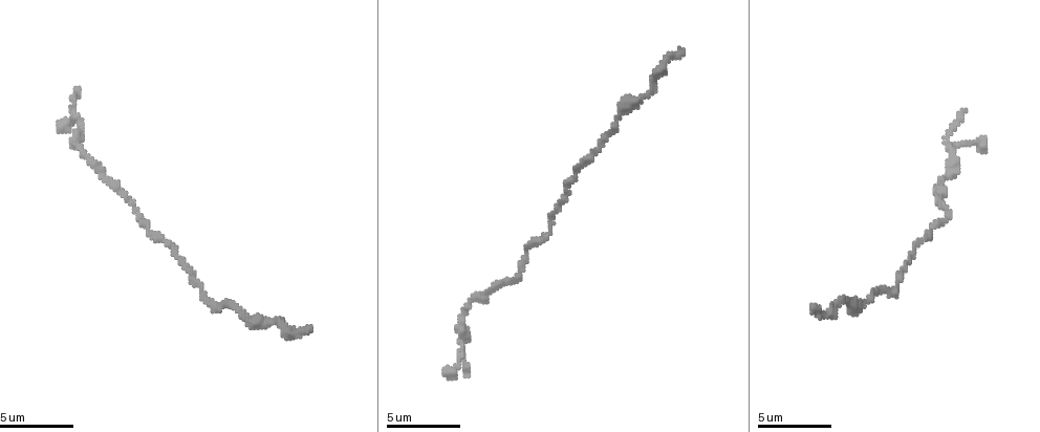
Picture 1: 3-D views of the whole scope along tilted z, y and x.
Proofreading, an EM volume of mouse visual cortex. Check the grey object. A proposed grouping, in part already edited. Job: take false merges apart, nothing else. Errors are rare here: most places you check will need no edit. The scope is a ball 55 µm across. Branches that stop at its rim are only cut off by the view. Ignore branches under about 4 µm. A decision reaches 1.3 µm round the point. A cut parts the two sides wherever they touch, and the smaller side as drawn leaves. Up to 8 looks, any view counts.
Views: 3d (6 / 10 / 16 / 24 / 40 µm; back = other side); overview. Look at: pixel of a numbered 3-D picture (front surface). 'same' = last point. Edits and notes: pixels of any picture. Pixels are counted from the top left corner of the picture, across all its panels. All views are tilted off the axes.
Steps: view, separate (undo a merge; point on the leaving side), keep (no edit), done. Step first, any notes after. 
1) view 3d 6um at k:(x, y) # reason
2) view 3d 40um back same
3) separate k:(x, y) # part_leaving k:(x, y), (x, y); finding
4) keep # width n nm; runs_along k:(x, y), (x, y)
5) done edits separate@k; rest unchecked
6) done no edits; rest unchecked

view 3d 10um at 1:(615, 125) # sudden change in width

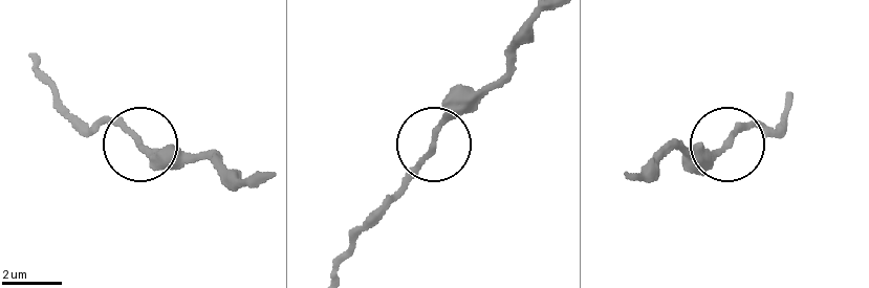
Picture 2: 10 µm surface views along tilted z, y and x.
view 3d 10um back at 2:(433, 142) # from behind

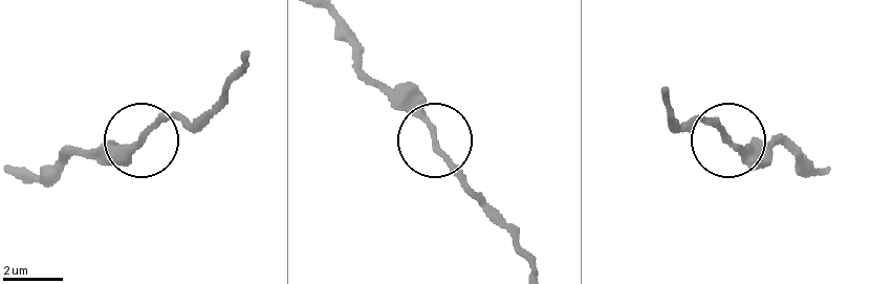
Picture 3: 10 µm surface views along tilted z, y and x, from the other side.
keep # one neuron here

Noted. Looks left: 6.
view 3d 16um at 1:(518, 277) # sudden change in width

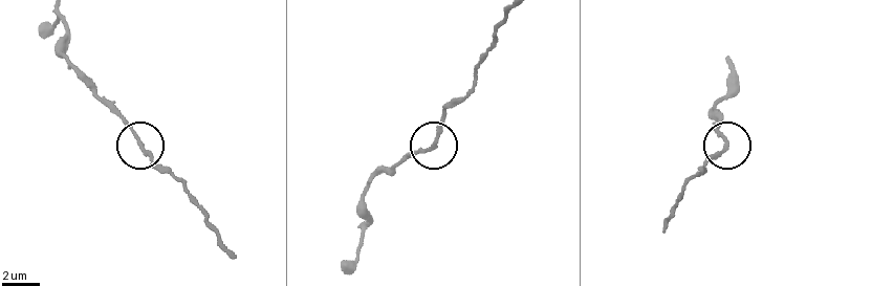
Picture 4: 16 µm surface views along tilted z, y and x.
view 3d 6um at 4:(141, 145) # closer look

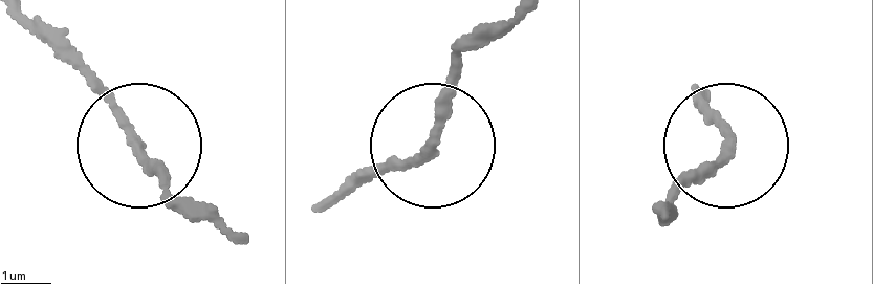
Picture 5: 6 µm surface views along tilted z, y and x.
keep # runs_along 5:(213, 218), (31, 37); continuous, no second neuron

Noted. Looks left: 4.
view 3d 10um at 1:(549, 233)

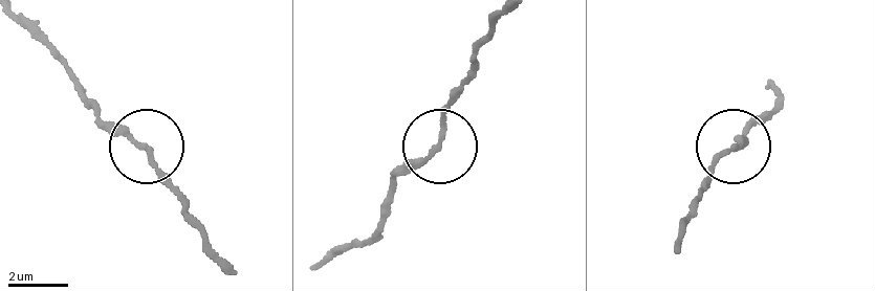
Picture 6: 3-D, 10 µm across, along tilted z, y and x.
keep # runs_along 6:(441, 140), (453, 91); continuous, no second neuron

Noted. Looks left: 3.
view 3d 16um at 1:(468, 303) # thin neck

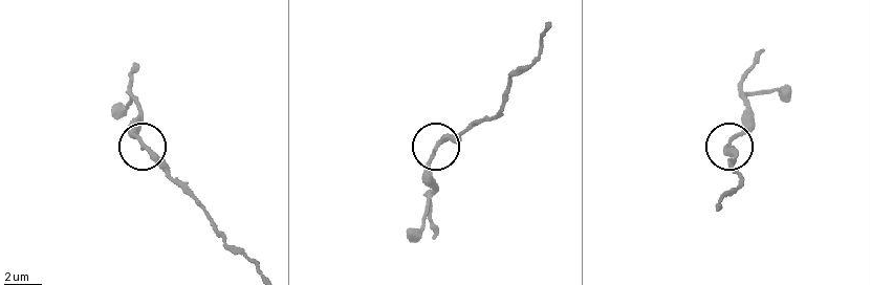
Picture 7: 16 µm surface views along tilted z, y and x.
view 3d 16um back at 7:(436, 148)

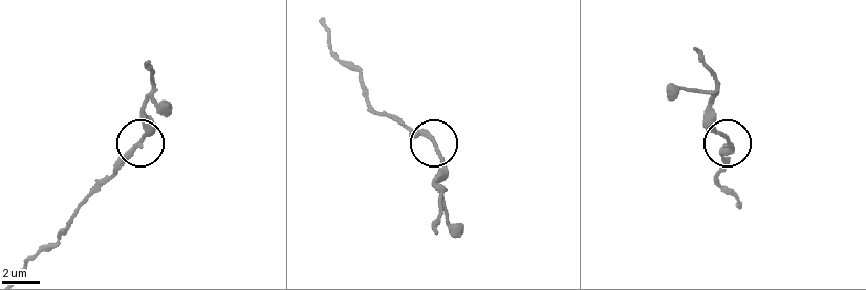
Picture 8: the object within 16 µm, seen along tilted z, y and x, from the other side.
keep # width 200 nm; runs_along 8:(739, 202), (718, 180), (727, 142), (705, 123); one neuron here

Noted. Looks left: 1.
done no edits; rest unchecked

